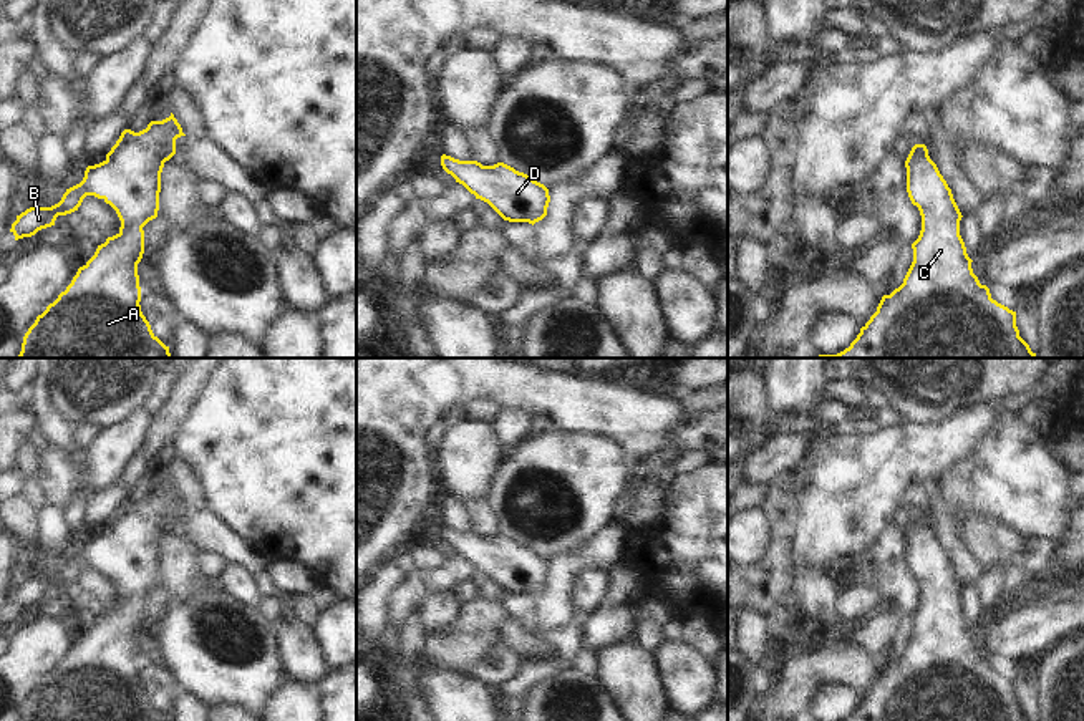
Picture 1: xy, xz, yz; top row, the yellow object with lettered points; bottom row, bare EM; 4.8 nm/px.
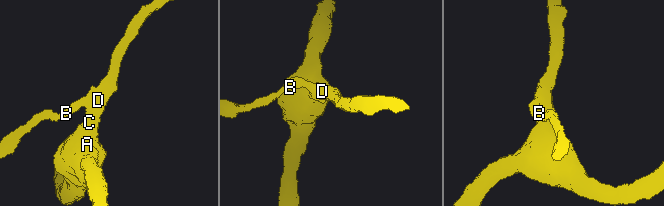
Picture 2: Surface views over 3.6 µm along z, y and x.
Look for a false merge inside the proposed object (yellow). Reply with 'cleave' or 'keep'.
keep

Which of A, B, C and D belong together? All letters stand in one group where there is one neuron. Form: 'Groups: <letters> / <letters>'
Groups: A B C D

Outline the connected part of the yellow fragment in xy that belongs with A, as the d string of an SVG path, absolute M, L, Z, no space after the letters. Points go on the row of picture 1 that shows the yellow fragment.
M172 113L162 121L151 121L139 133L124 129L106 159L88 166L83 181L66 189L58 204L30 207L17 215L10 229L15 240L55 225L58 215L78 210L86 196L103 199L121 220L119 232L98 245L66 290L36 317L23 336L18 358L171 358L169 346L152 333L141 312L138 264L144 254L143 227L157 217L164 162L176 154L181 136L186 134Z

